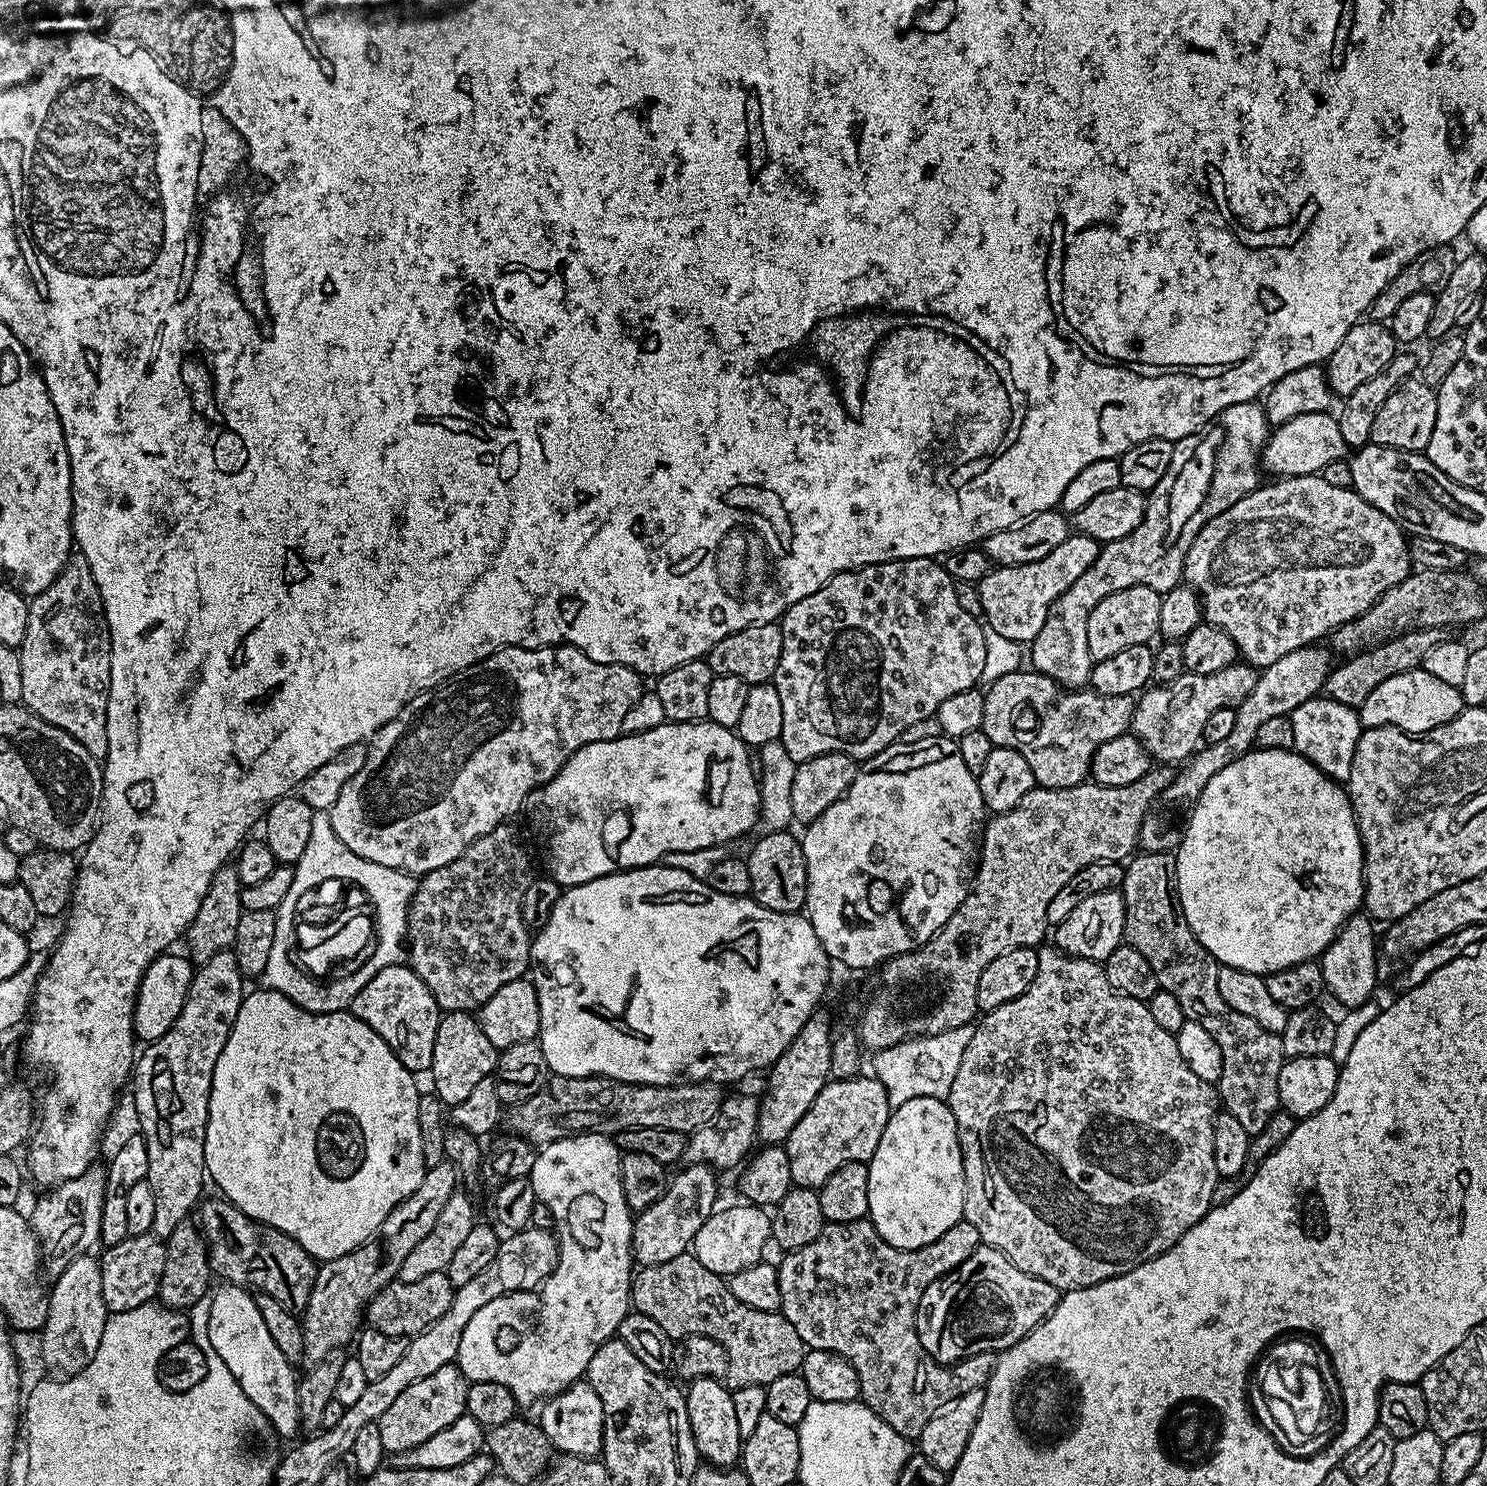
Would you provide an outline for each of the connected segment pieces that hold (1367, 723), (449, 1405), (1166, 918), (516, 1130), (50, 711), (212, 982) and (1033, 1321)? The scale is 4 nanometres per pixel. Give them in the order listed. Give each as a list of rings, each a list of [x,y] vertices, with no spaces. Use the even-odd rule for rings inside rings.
[[[1419,667],[1412,672],[1394,674],[1394,678],[1386,678],[1386,682],[1382,682],[1382,686],[1377,686],[1366,697],[1366,702],[1360,704],[1358,711],[1364,728],[1394,726],[1404,732],[1419,734],[1450,722],[1464,711],[1465,707],[1459,688],[1434,678],[1434,674],[1426,674],[1423,667]]]
[[[455,1363],[442,1366],[442,1370],[434,1370],[422,1382],[414,1382],[414,1386],[406,1386],[394,1403],[386,1409],[386,1414],[376,1421],[378,1434],[382,1434],[382,1446],[385,1453],[404,1452],[411,1453],[420,1450],[427,1440],[432,1440],[436,1435],[447,1433],[452,1424],[461,1415],[467,1413],[466,1394],[468,1393],[469,1380],[461,1374]]]
[[[1141,851],[1133,855],[1127,861],[1124,870],[1122,891],[1124,894],[1124,940],[1133,944],[1138,954],[1142,954],[1146,962],[1150,962],[1150,967],[1158,977],[1161,989],[1174,994],[1174,998],[1178,998],[1178,1003],[1182,1005],[1184,1019],[1198,1022],[1198,1026],[1203,1026],[1214,1037],[1214,1042],[1218,1042],[1218,1050],[1222,1050],[1219,1099],[1226,1111],[1234,1114],[1234,1118],[1238,1118],[1239,1124],[1246,1129],[1248,1136],[1262,1134],[1272,1115],[1280,1108],[1278,1074],[1282,1070],[1286,1057],[1279,1035],[1266,1030],[1263,1026],[1258,1026],[1254,1018],[1246,1018],[1246,1014],[1238,1014],[1238,1010],[1226,1006],[1221,992],[1218,991],[1218,970],[1221,965],[1217,964],[1216,959],[1208,953],[1206,946],[1198,942],[1194,930],[1190,930],[1186,922],[1186,914],[1180,905],[1180,895],[1176,885],[1176,858],[1172,852]]]
[[[553,1075],[538,1094],[522,1103],[509,1107],[506,1112],[506,1128],[513,1136],[527,1140],[533,1146],[553,1144],[567,1136],[579,1136],[581,1132],[615,1134],[635,1128],[678,1130],[685,1134],[697,1132],[702,1126],[712,1123],[718,1114],[726,1092],[721,1085],[702,1084],[631,1084],[609,1076],[558,1076]]]
[[[69,556],[60,576],[54,578],[46,590],[28,600],[26,638],[22,638],[18,651],[24,707],[50,722],[50,726],[58,726],[58,730],[82,742],[92,756],[106,755],[112,635],[94,574],[90,574],[84,556]]]
[[[229,950],[214,954],[214,958],[210,958],[204,964],[199,965],[193,971],[192,981],[189,983],[189,990],[185,996],[185,1004],[181,1008],[181,1012],[177,1016],[177,1020],[157,1040],[151,1041],[147,1045],[148,1048],[139,1053],[138,1059],[134,1064],[134,1084],[136,1080],[136,1116],[140,1119],[139,1135],[143,1136],[146,1142],[146,1154],[148,1155],[148,1185],[150,1190],[154,1190],[154,1226],[152,1227],[152,1235],[161,1238],[167,1238],[170,1234],[174,1234],[174,1230],[178,1230],[180,1224],[185,1223],[189,1219],[188,1216],[193,1215],[194,1209],[201,1203],[202,1195],[200,1191],[204,1188],[204,1180],[206,1184],[206,1169],[204,1167],[204,1147],[206,1146],[206,1122],[208,1121],[208,1111],[210,1110],[210,1090],[212,1089],[212,1079],[214,1078],[214,1066],[218,1062],[218,1058],[222,1054],[222,1050],[226,1046],[226,1038],[230,1038],[234,1022],[238,1018],[238,1010],[242,1006],[246,995],[246,978],[240,973],[238,966],[238,958],[236,953]]]
[[[981,1246],[954,1271],[947,1272],[945,1276],[926,1286],[916,1311],[918,1338],[926,1354],[933,1356],[939,1364],[956,1364],[959,1360],[983,1352],[999,1354],[1026,1338],[1030,1330],[1034,1330],[1047,1316],[1051,1316],[1061,1295],[1060,1289],[1050,1286],[1050,1282],[1042,1282],[1042,1278],[1034,1278],[1018,1270],[1018,1266],[1014,1266],[1014,1262],[1007,1260],[998,1249]]]

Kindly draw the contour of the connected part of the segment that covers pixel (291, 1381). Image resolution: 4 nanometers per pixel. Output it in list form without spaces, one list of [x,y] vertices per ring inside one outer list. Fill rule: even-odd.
[[[221,1283],[211,1293],[212,1305],[210,1309],[210,1319],[208,1323],[209,1344],[222,1358],[222,1362],[227,1369],[234,1374],[235,1380],[261,1413],[265,1421],[276,1429],[278,1435],[284,1438],[292,1438],[301,1431],[300,1420],[301,1411],[298,1410],[298,1384],[299,1377],[295,1373],[293,1363],[288,1361],[282,1350],[275,1345],[274,1338],[271,1337],[270,1330],[267,1329],[266,1322],[263,1321],[262,1314],[258,1311],[255,1297],[243,1286],[238,1284]]]

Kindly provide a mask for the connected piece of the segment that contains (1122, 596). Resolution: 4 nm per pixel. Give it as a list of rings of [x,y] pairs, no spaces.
[[[1130,586],[1102,598],[1102,602],[1090,610],[1090,622],[1086,622],[1086,643],[1090,645],[1093,661],[1110,658],[1130,646],[1149,643],[1159,630],[1161,597],[1161,593],[1146,586]]]

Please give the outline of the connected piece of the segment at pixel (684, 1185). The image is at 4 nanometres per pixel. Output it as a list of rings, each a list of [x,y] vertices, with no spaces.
[[[688,1164],[671,1177],[668,1189],[646,1210],[635,1213],[632,1221],[632,1254],[640,1266],[670,1262],[692,1247],[692,1240],[702,1230],[702,1222],[717,1211],[717,1173],[707,1164]]]

